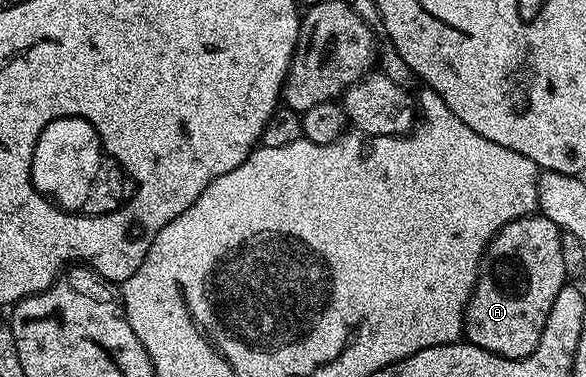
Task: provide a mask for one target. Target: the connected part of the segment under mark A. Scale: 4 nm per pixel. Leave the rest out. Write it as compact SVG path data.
M530 215L504 225L485 249L473 297L465 308L463 337L468 344L500 357L530 357L539 347L555 295L567 284L563 267L562 229L542 215Z

